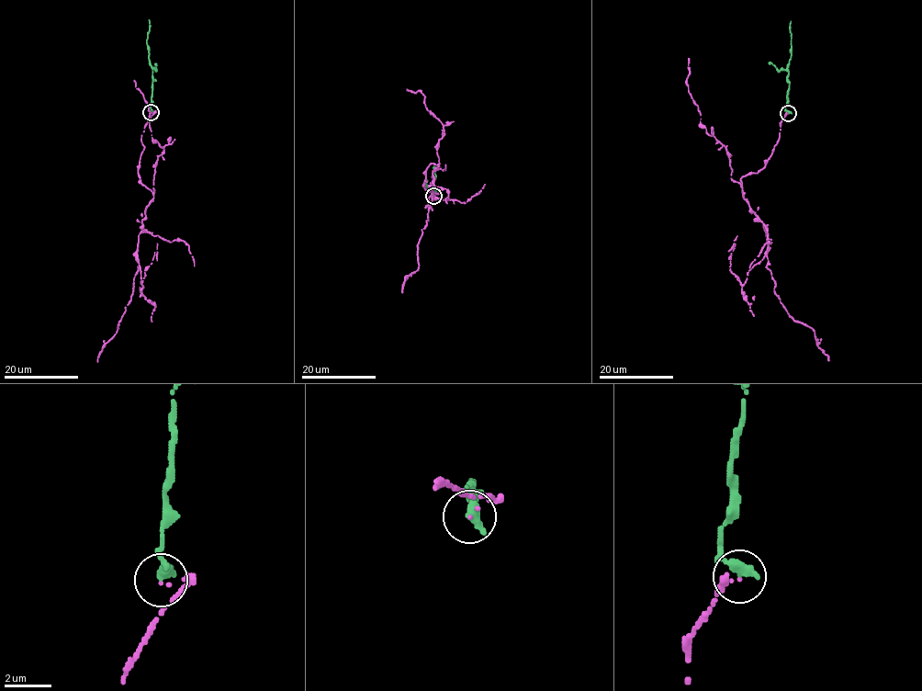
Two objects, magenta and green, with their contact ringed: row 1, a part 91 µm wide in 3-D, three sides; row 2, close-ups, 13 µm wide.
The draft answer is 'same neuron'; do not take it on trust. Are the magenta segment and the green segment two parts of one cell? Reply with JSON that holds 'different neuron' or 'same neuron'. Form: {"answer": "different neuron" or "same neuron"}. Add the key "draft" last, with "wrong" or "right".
{"answer": "different neuron", "draft": "wrong"}

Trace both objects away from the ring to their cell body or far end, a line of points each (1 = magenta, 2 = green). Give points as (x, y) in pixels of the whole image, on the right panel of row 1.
1: (789, 113), (766, 164), (740, 179), (742, 194), (763, 222), (776, 294), (792, 319), (813, 329), (828, 360)
2: (789, 113), (786, 109), (790, 84), (787, 66), (792, 55), (791, 21)

